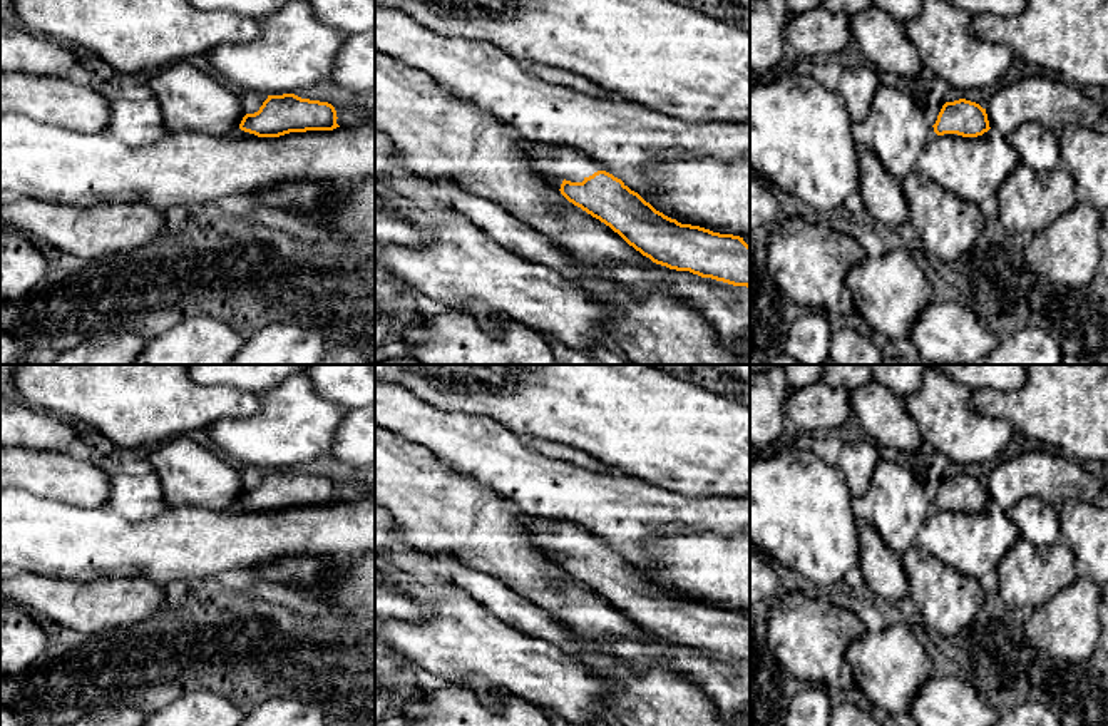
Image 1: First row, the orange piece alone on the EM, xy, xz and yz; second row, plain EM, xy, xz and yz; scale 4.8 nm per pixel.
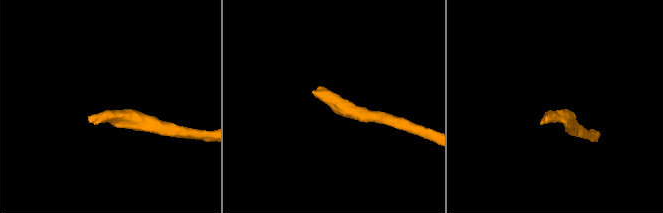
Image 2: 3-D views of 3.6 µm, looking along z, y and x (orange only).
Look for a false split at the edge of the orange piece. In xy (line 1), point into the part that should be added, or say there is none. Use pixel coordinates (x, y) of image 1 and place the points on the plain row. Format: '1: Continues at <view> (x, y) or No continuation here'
1: No continuation here

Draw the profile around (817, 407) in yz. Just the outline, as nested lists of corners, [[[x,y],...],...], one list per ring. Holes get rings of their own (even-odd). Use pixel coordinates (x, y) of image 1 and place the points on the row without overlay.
[[[823,381],[793,388],[785,401],[785,415],[792,432],[835,432],[852,418],[849,393]]]

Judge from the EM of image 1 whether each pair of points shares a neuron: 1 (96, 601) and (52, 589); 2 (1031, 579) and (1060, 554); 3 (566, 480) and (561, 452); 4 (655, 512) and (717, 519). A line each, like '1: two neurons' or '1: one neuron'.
1: one neuron
2: one neuron
3: two neurons
4: one neuron

